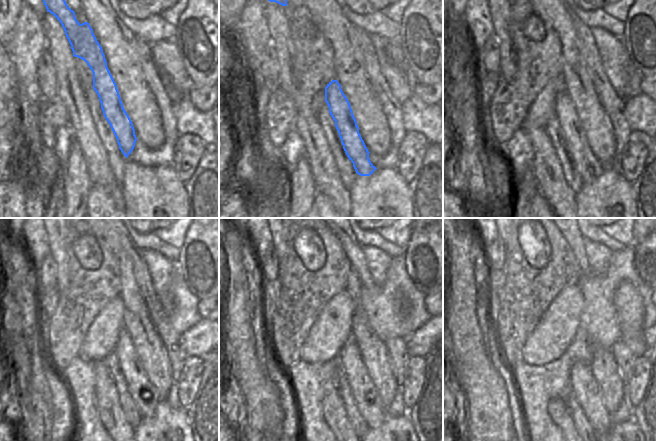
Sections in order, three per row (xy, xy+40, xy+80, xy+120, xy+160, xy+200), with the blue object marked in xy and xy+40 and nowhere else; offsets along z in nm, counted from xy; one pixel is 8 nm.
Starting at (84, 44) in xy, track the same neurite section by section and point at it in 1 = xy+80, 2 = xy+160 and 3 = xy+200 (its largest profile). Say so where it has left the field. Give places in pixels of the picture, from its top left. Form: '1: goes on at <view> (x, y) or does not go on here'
1: goes on at xy+80 (587, 165)
2: goes on at xy+160 (366, 396)
3: goes on at xy+200 (586, 390)

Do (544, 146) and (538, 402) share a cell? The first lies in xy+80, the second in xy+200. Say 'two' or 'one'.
two

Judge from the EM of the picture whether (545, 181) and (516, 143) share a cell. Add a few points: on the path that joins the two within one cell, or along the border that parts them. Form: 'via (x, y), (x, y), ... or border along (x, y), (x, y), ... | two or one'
border along (530, 141), (534, 153), (531, 169) | two

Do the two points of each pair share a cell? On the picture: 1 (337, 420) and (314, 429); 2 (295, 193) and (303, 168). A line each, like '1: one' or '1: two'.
1: two
2: one

